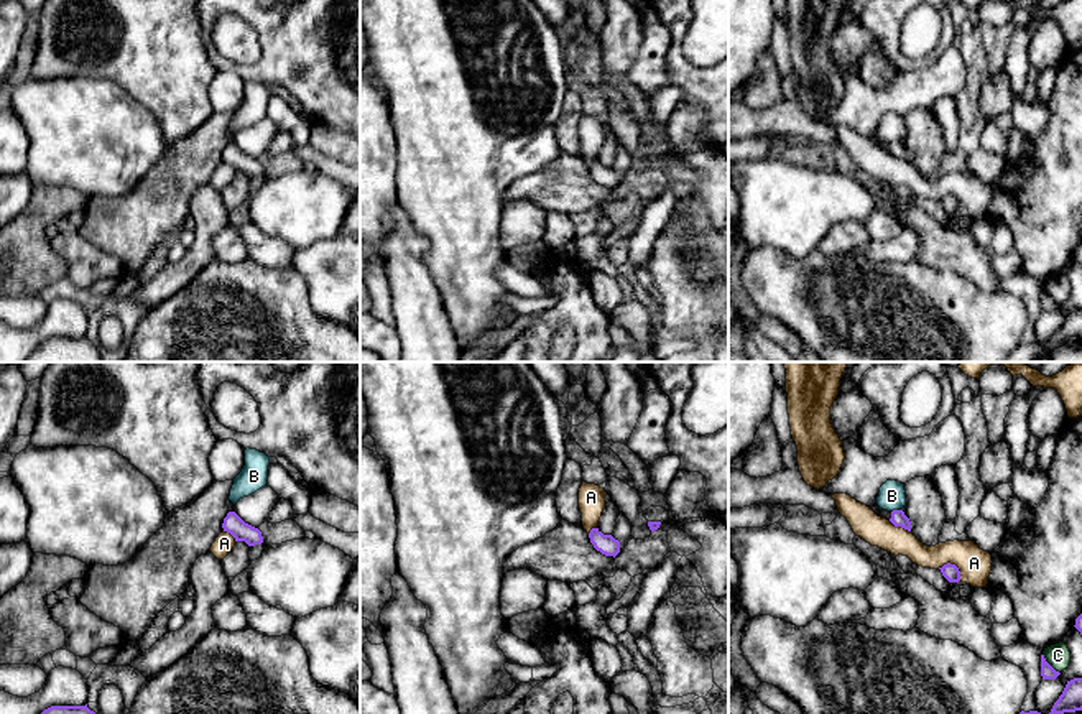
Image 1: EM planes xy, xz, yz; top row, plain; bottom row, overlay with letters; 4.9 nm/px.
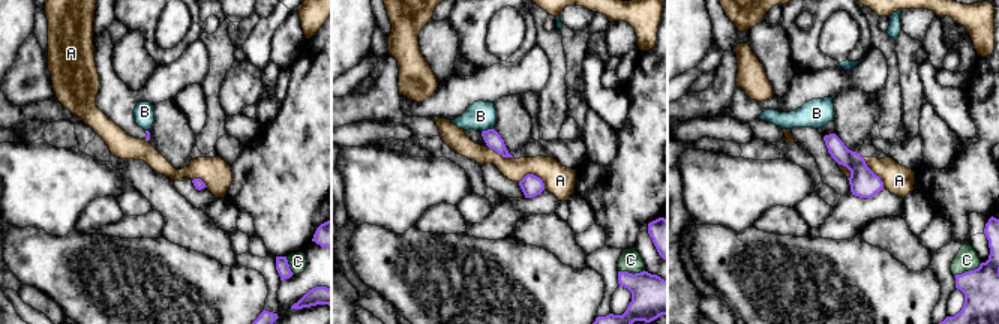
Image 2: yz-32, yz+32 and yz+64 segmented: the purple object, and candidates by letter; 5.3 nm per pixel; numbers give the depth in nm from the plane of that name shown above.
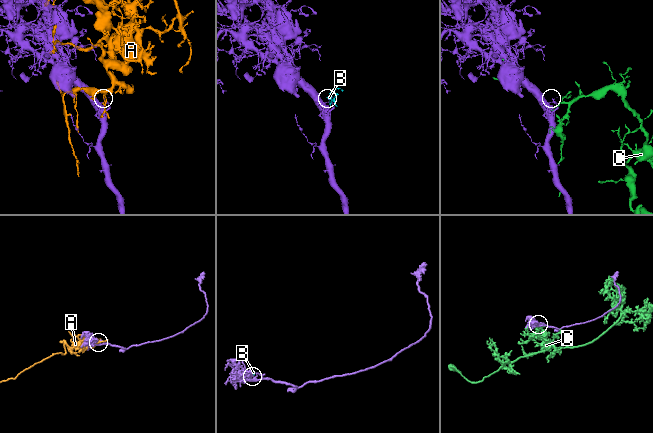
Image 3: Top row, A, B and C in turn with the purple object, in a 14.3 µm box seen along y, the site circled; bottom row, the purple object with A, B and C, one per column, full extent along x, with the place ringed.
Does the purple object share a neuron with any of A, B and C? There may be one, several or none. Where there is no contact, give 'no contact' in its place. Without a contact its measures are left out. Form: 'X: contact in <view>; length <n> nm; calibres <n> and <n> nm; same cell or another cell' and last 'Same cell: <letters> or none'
A: contact in yz; length 130 nm; calibres 80 and 160 nm; another cell
B: contact in yz; length 60 nm; calibres 80 and 140 nm; another cell
C: contact in yz; length 130 nm; calibres 70 and 120 nm; another cell
Same cell: none

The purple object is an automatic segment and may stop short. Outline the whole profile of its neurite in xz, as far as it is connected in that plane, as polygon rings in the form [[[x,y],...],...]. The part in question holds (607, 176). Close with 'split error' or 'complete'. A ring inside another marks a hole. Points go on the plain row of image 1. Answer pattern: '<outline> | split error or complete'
[[[592,160],[589,169],[594,179],[605,188],[615,189],[620,184],[620,173],[612,166],[603,166],[599,160]]] | complete

